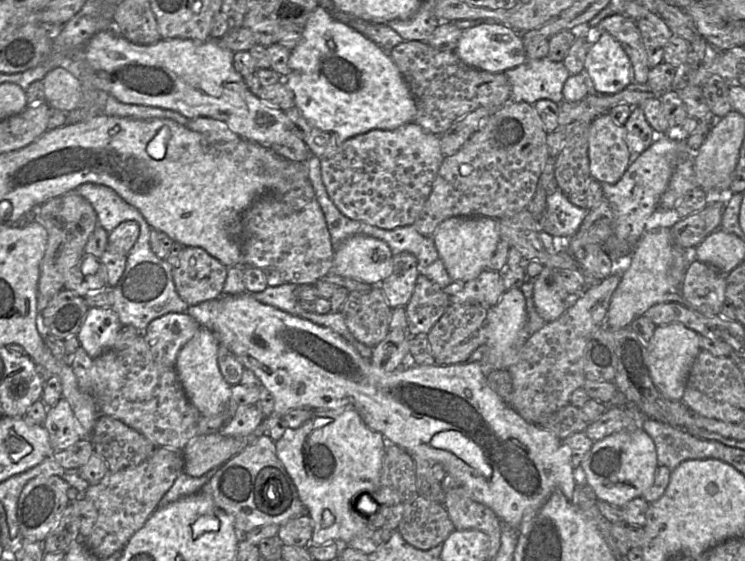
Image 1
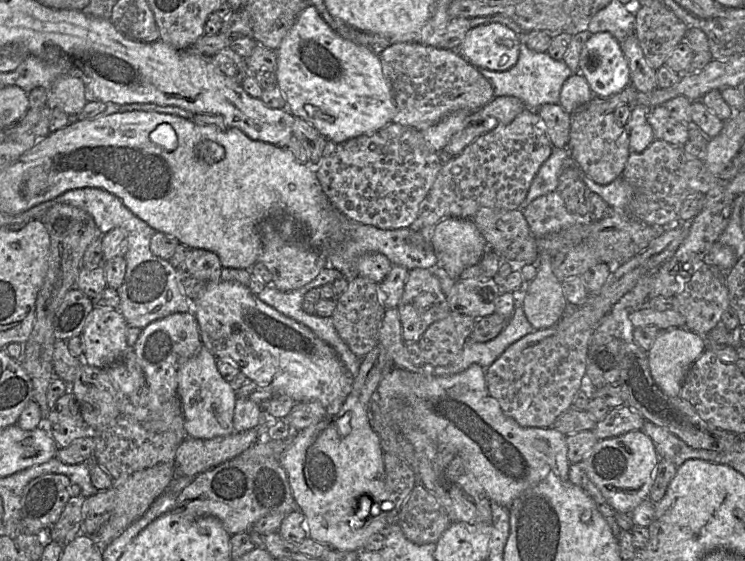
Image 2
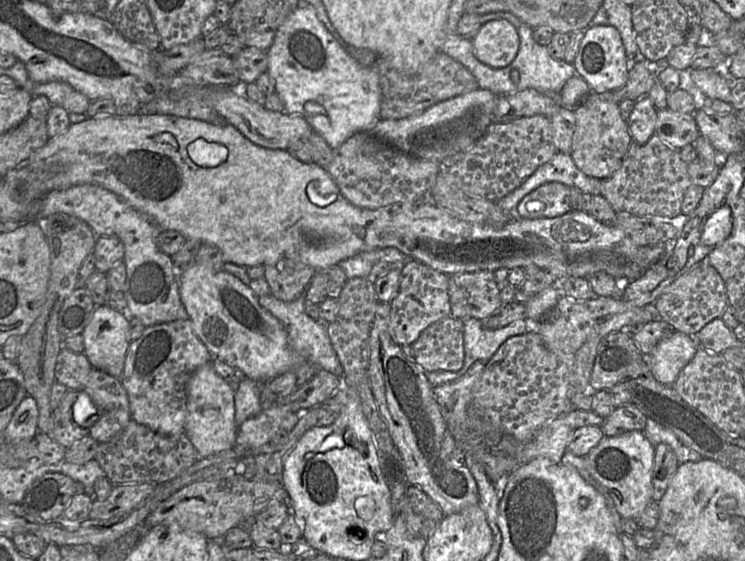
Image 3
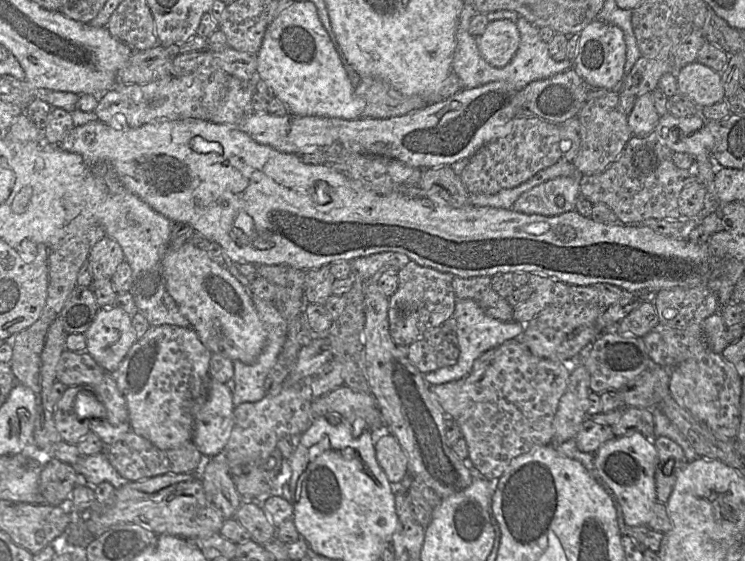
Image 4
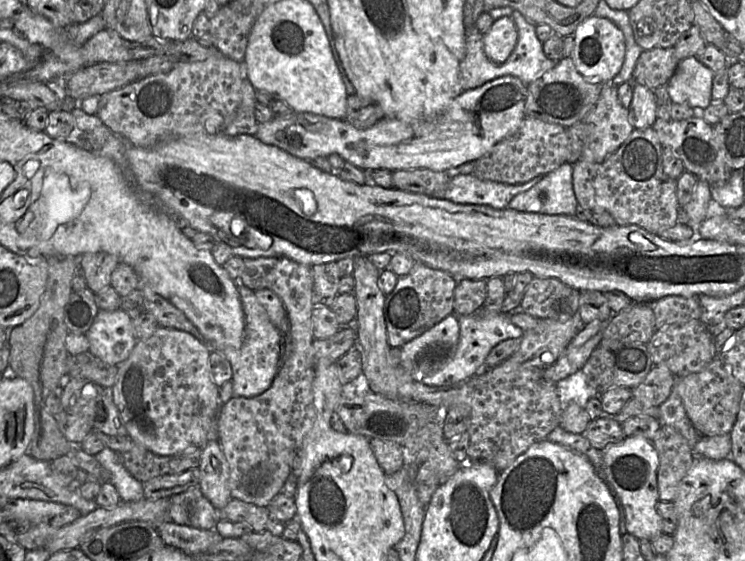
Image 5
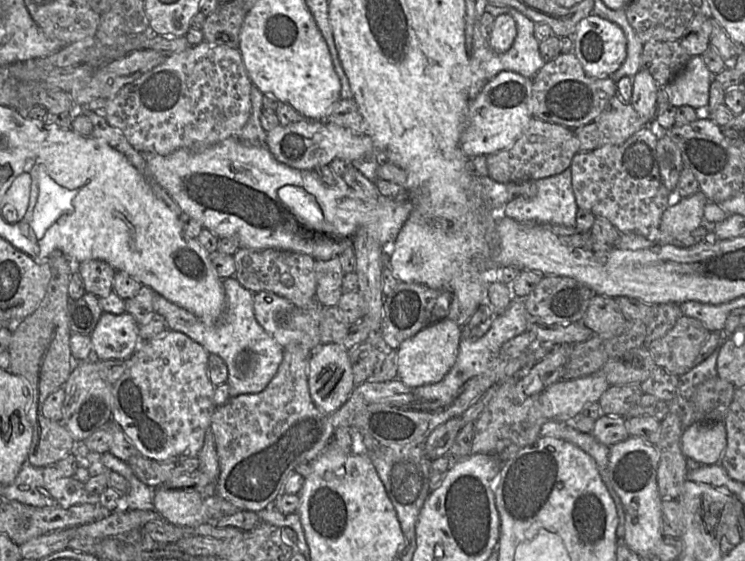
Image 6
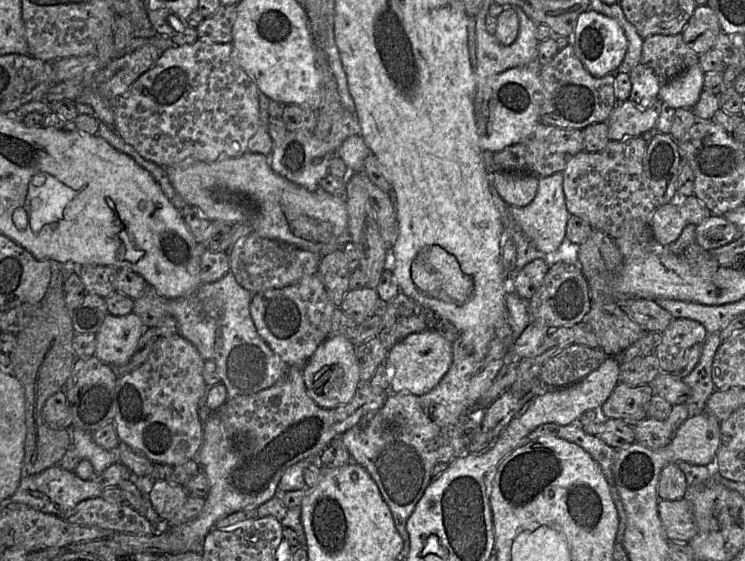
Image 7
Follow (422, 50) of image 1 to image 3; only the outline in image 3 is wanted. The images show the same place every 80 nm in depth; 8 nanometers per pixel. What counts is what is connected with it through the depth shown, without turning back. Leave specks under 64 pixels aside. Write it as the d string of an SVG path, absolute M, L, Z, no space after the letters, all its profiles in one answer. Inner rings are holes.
M442 51L414 75L400 73L390 61L379 57L374 68L379 75L381 119L403 119L414 116L439 102L479 89L474 75L464 65Z

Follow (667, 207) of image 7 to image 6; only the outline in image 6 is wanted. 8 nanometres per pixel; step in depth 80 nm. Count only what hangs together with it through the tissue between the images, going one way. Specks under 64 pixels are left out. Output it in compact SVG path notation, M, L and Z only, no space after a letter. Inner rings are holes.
M701 192L680 199L669 206L663 213L659 230L659 242L666 239L682 240L691 235L692 231L704 222L704 208L708 199Z

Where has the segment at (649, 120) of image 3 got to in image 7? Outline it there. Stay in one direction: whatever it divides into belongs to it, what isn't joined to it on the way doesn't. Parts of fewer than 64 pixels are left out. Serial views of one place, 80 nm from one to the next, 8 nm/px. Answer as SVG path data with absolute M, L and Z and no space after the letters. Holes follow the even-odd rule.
M641 62L630 73L632 89L630 100L641 109L647 109L659 96L661 84L654 71Z

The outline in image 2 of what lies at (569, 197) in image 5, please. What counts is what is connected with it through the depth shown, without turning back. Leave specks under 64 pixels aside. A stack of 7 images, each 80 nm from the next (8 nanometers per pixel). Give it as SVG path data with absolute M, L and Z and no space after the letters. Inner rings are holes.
M557 190L531 201L522 211L537 238L567 228L580 219L568 211Z

